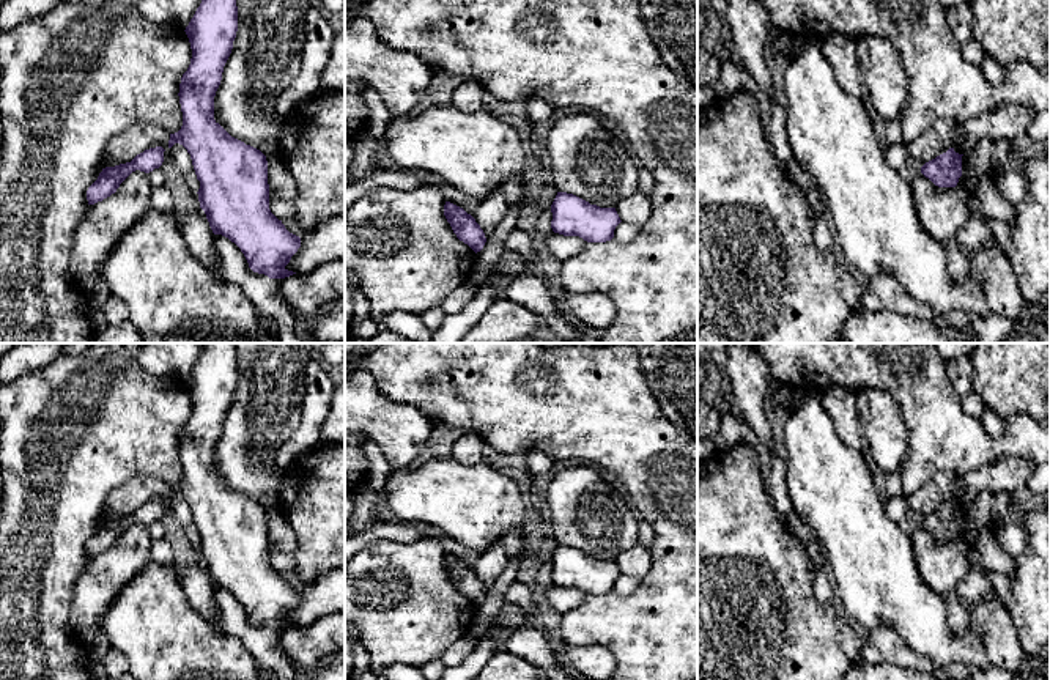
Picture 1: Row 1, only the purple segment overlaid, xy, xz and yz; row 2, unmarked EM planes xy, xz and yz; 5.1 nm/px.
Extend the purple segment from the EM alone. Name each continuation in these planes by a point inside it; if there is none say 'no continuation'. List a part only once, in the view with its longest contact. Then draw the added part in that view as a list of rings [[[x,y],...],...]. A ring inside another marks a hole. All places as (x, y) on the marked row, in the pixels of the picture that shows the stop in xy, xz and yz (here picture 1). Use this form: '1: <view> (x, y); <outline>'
no continuation

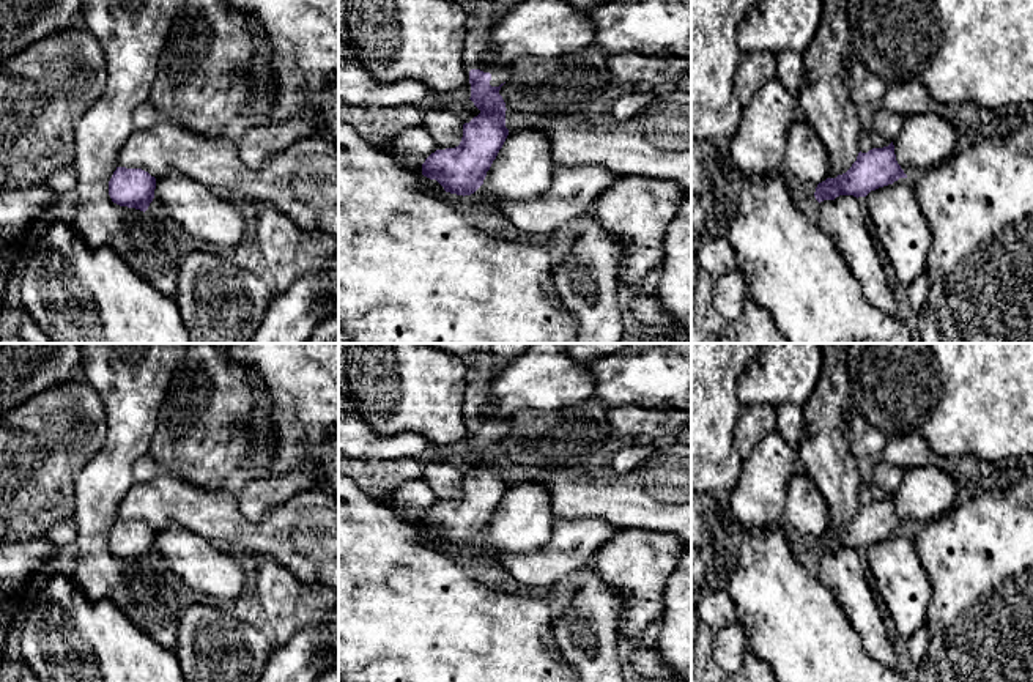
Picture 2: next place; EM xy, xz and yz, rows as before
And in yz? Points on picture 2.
no continuation

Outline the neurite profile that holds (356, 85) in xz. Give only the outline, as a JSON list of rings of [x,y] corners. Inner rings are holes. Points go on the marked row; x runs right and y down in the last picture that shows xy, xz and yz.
[[[339,0],[339,99],[350,106],[403,107],[435,101],[417,80],[381,83],[359,61],[346,28],[346,2]]]

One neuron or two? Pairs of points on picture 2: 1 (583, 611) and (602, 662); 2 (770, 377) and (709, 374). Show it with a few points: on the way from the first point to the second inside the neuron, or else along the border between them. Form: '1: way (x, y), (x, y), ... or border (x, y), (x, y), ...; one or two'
1: way (589, 624), (591, 649); one
2: border (756, 359), (739, 380), (739, 399), (742, 404); two

